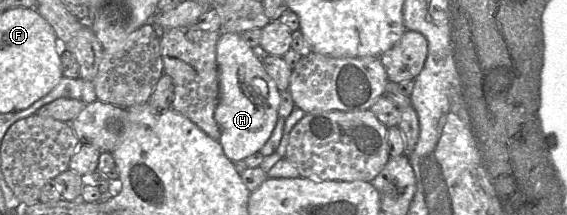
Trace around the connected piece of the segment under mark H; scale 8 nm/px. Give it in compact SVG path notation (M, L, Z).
M225 32L220 36L216 59L220 95L214 117L221 130L219 143L230 161L244 160L270 138L279 117L281 92L240 34Z

